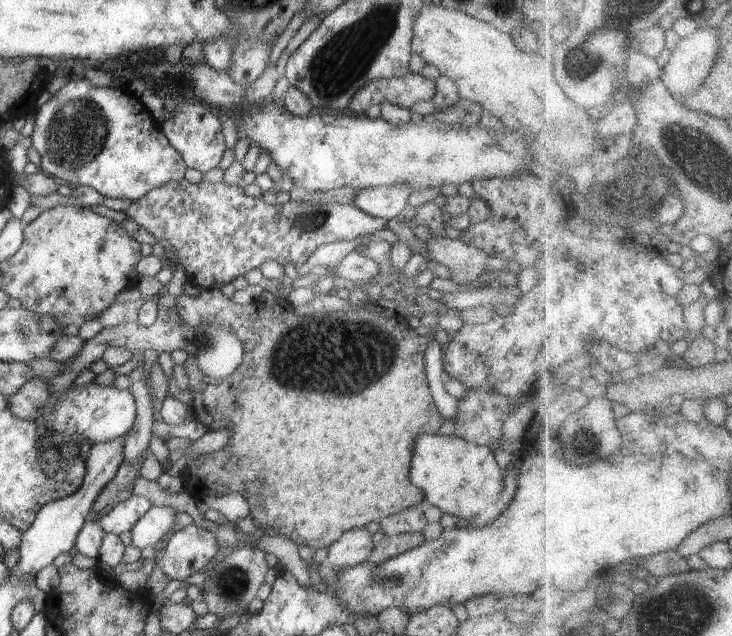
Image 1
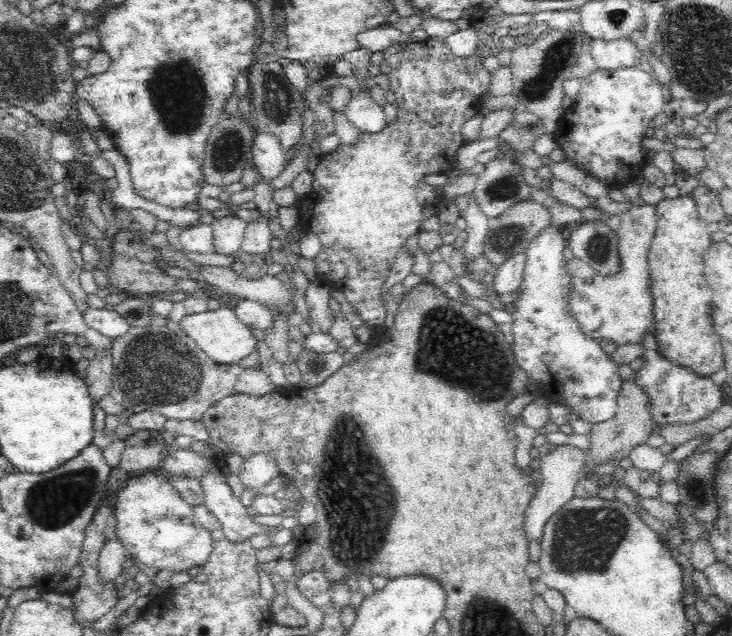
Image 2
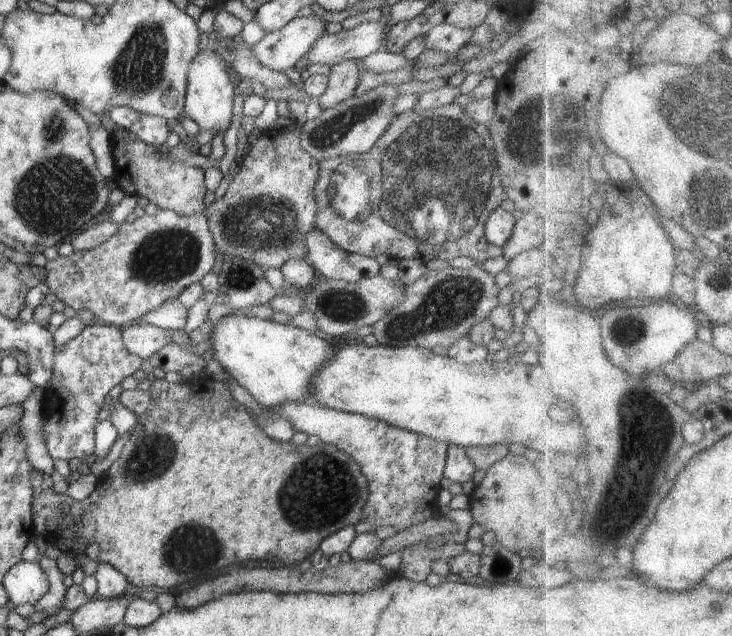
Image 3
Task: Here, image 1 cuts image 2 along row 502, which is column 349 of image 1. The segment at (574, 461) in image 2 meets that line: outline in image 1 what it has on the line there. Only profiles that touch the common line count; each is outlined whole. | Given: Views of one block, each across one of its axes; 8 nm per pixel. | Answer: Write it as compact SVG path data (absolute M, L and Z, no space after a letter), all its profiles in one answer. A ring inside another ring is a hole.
M365 527L353 528L328 547L326 563L332 570L353 567L366 561L374 547L372 534Z

